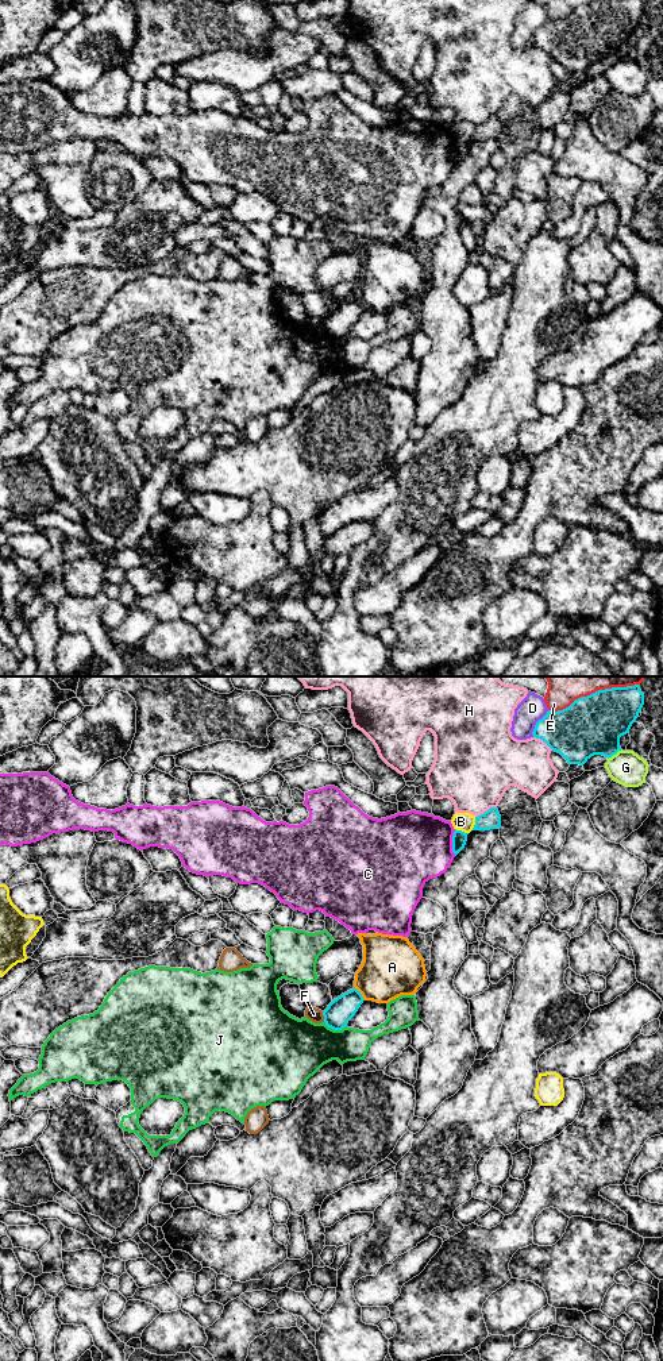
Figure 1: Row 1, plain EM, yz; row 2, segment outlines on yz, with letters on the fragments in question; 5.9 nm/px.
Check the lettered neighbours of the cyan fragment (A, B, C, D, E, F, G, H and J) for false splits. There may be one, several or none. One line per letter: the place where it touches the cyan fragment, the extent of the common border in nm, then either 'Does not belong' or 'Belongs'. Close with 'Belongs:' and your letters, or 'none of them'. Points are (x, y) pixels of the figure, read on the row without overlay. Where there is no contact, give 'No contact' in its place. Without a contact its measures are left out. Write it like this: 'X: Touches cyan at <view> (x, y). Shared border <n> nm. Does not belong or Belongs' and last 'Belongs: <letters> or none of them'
A: Touches cyan at yz (361, 303). Shared border 100 nm. Does not belong
B: Touches cyan at yz (475, 132). Shared border 80 nm. Does not belong
C: Touches cyan at yz (453, 151). Shared border 160 nm. Does not belong
D: Touches cyan at yz (536, 33). Shared border 190 nm. Does not belong
E: Touches cyan at yz (573, 11). Shared border 300 nm. Does not belong
F: Touches cyan at yz (324, 326). Shared border 70 nm. Does not belong
G: Touches cyan at yz (615, 62). Shared border 110 nm. Does not belong
H: Touches cyan at yz (485, 120). Shared border 140 nm. Does not belong
J: Touches cyan at yz (335, 338). Shared border 140 nm. Does not belong
Belongs: none of them

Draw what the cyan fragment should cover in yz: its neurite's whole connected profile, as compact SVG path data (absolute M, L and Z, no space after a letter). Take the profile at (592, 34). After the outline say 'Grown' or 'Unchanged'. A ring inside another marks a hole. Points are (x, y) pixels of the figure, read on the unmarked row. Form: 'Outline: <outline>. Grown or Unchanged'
Outline: M595 0L575 8L563 19L548 19L536 31L532 43L560 62L568 73L583 74L594 63L609 68L621 59L620 46L629 42L643 14L644 3L641 0Z. Unchanged

